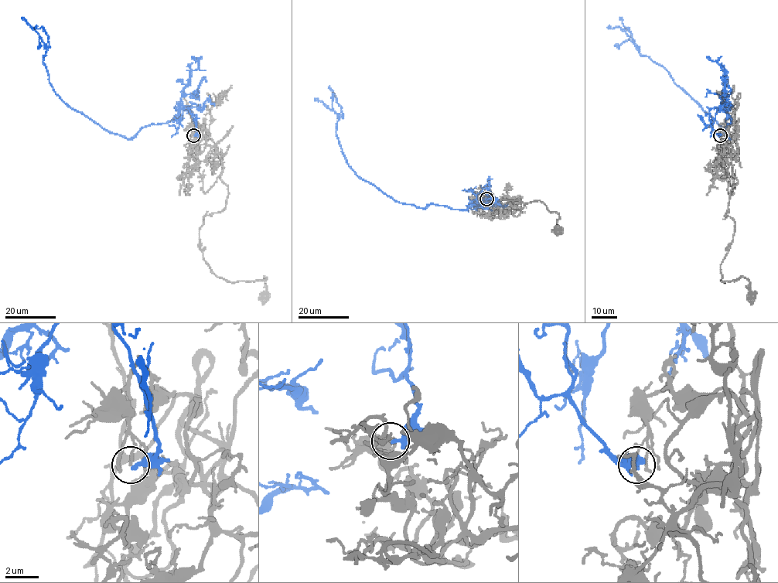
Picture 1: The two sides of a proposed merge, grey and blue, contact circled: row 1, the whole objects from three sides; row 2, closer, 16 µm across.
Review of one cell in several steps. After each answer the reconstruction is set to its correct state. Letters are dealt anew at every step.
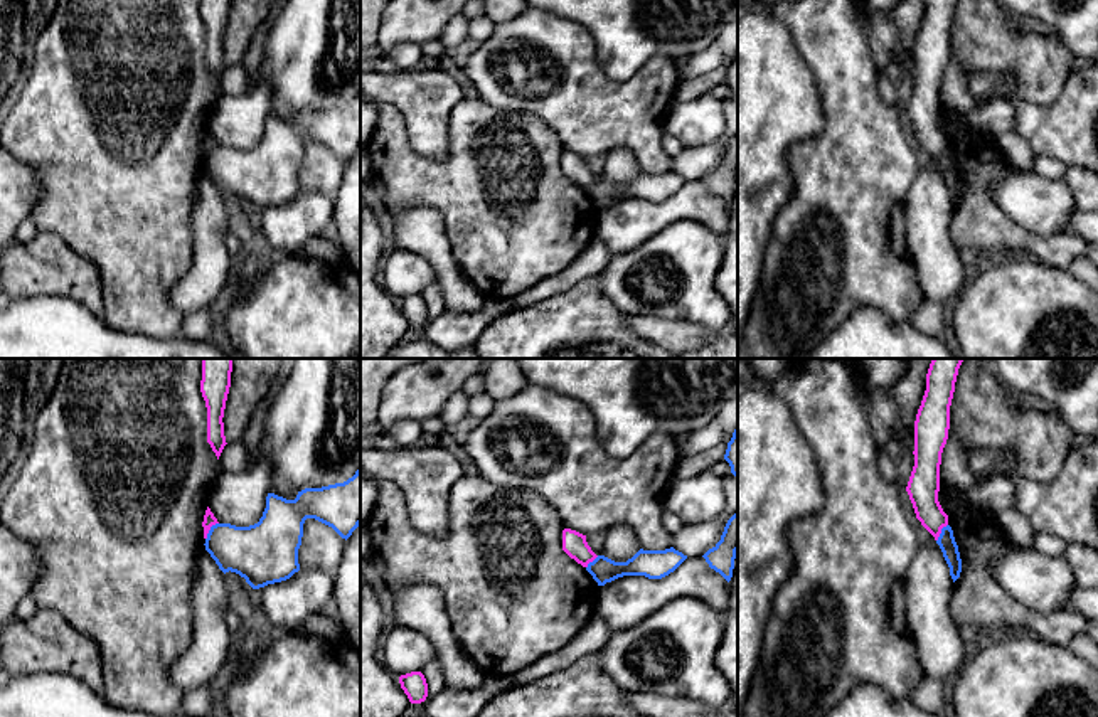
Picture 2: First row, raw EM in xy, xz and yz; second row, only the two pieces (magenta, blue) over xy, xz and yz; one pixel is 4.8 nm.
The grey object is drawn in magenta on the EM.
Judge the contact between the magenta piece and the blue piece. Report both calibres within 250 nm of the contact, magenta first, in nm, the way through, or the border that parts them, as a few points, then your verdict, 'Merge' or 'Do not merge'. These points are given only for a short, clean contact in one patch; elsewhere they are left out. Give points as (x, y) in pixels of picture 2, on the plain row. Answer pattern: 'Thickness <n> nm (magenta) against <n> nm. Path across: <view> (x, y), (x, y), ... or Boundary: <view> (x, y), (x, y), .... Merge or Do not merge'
Thickness 60 nm (magenta) against 260 nm. Boundary: xy (218, 145), (211, 150), (206, 162). Do not merge

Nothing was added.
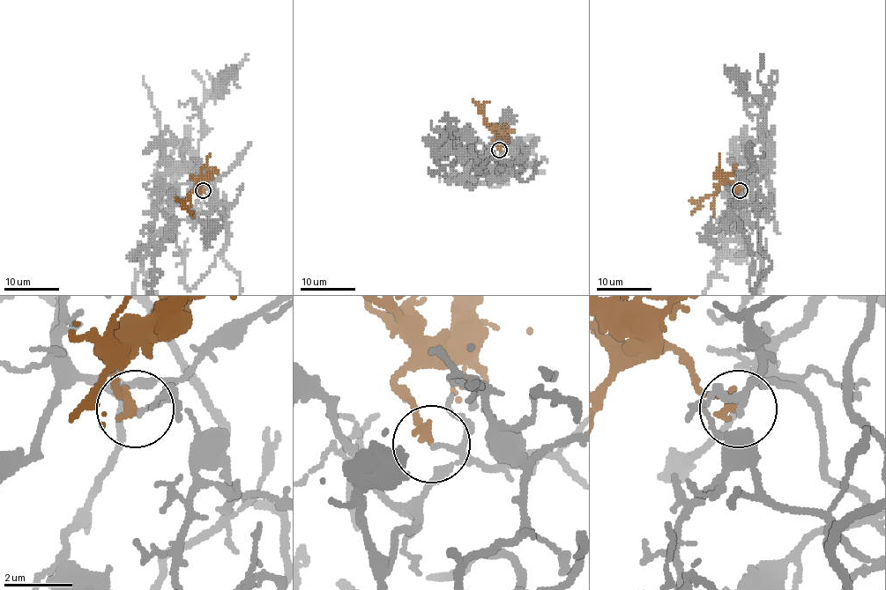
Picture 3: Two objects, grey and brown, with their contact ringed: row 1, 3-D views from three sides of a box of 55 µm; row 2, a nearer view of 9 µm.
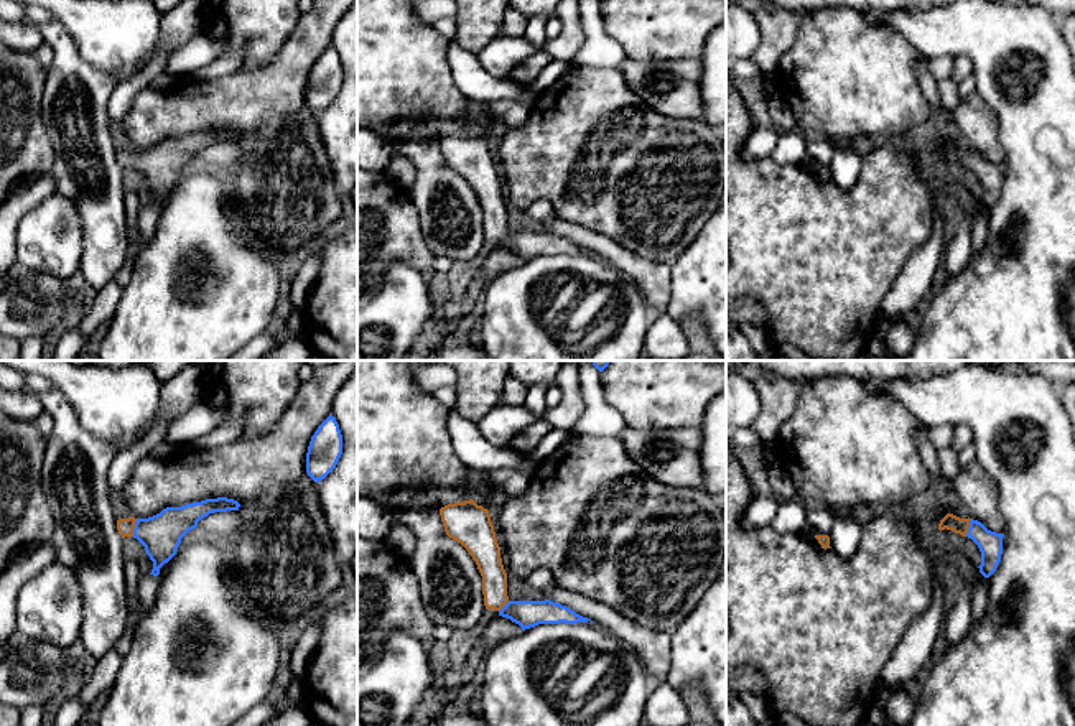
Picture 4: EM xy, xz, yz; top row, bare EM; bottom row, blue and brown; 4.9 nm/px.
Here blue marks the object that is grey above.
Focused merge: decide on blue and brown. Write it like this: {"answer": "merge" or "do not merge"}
{"answer": "merge"}

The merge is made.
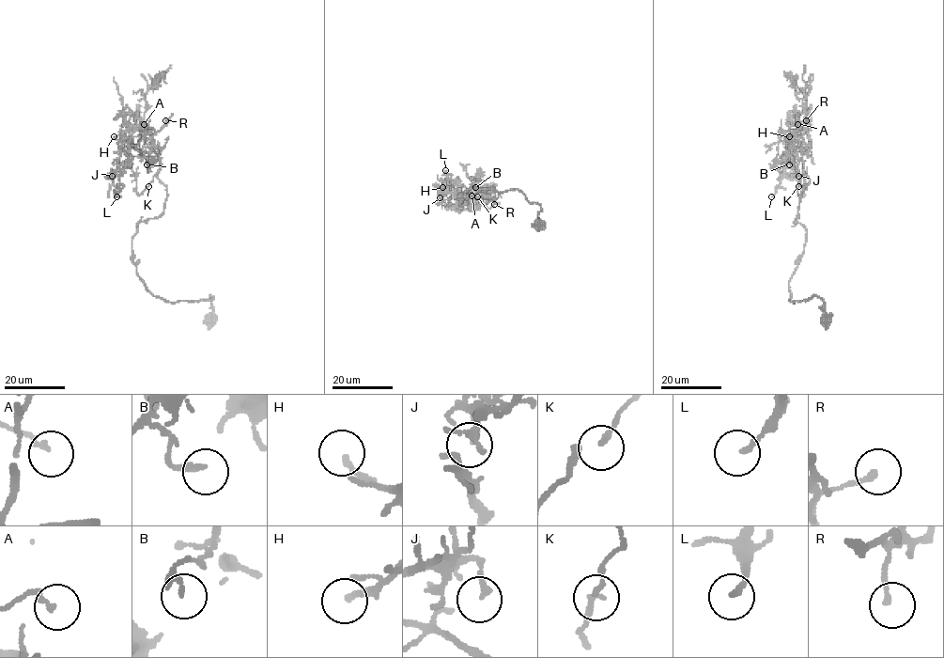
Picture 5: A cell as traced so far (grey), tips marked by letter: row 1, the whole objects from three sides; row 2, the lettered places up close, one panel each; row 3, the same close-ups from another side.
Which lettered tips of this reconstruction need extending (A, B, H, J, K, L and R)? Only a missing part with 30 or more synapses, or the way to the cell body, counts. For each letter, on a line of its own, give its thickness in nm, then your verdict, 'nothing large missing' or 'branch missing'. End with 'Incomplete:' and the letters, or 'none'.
A: 180 nm | nothing large missing
B: 240 nm | nothing large missing
H: 190 nm | branch missing
J: 200 nm | nothing large missing
K: 120 nm | nothing large missing
L: 180 nm | nothing large missing
R: 170 nm | nothing large missing
Incomplete: H

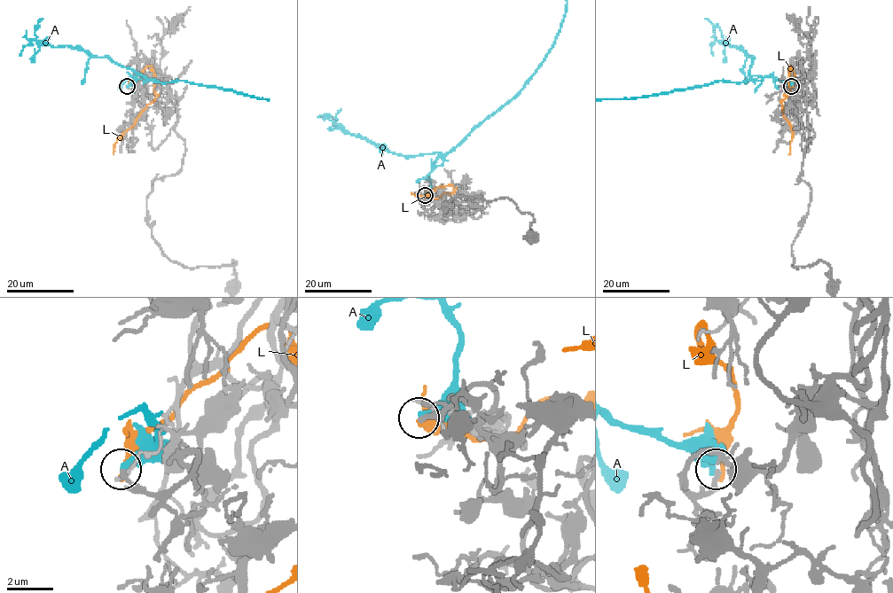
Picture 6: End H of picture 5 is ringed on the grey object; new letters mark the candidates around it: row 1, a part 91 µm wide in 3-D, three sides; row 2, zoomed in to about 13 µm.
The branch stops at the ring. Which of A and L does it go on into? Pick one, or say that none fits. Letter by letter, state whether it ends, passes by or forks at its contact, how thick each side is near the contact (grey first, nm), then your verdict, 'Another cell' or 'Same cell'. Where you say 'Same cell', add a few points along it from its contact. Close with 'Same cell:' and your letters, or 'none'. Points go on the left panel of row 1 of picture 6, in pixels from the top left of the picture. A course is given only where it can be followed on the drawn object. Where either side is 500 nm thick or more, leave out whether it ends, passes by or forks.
A: It ends there. Thickness 240 nm (grey) against 320 nm. Another cell
L: It ends there. Thickness 240 nm (grey) against 240 nm. Another cell
Same cell: none

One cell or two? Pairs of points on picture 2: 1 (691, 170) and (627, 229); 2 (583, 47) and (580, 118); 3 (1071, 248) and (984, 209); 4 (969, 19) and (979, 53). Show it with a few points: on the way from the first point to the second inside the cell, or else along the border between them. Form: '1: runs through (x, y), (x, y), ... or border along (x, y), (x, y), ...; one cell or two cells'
1: border along (701, 177), (687, 180); two cells
2: runs through (583, 64), (581, 101); one cell
3: runs through (1050, 248), (1018, 241), (1006, 231); one cell
4: runs through (977, 27), (979, 44); one cell

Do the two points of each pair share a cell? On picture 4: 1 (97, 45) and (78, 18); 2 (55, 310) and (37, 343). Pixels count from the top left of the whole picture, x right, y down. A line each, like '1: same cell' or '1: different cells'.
1: same cell
2: different cells

